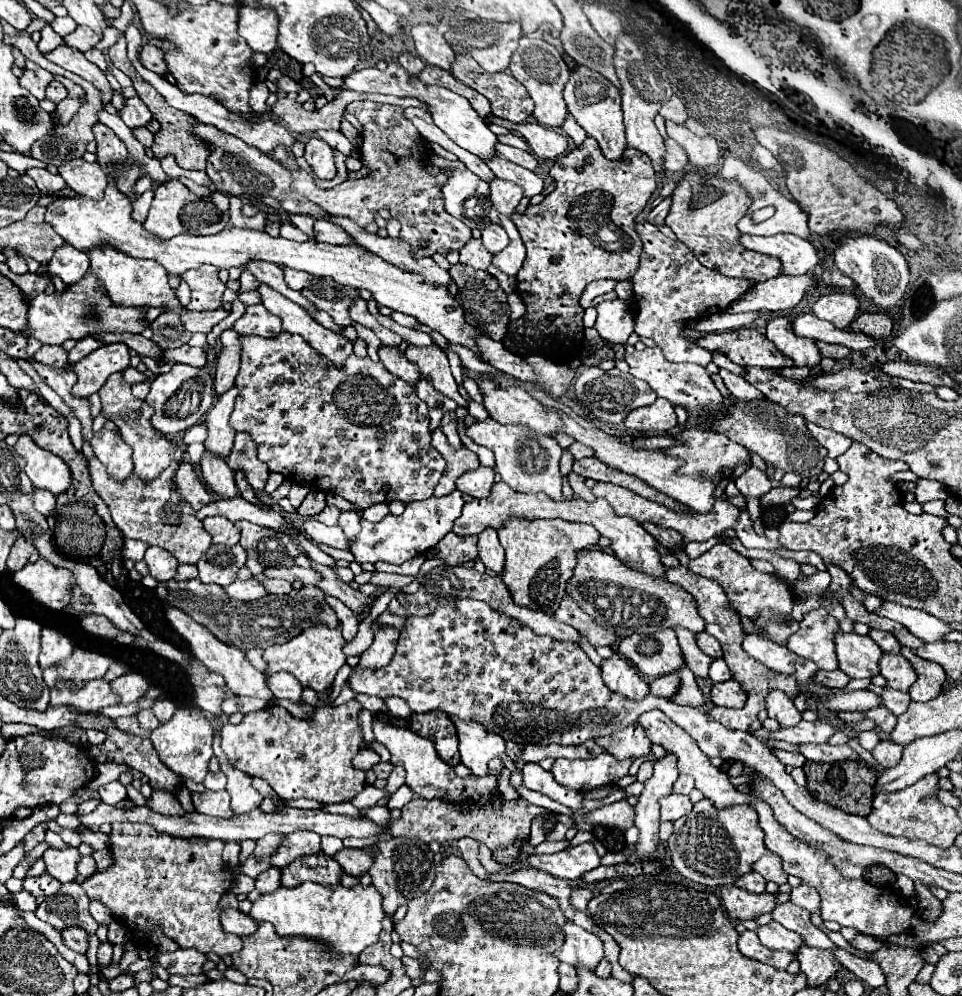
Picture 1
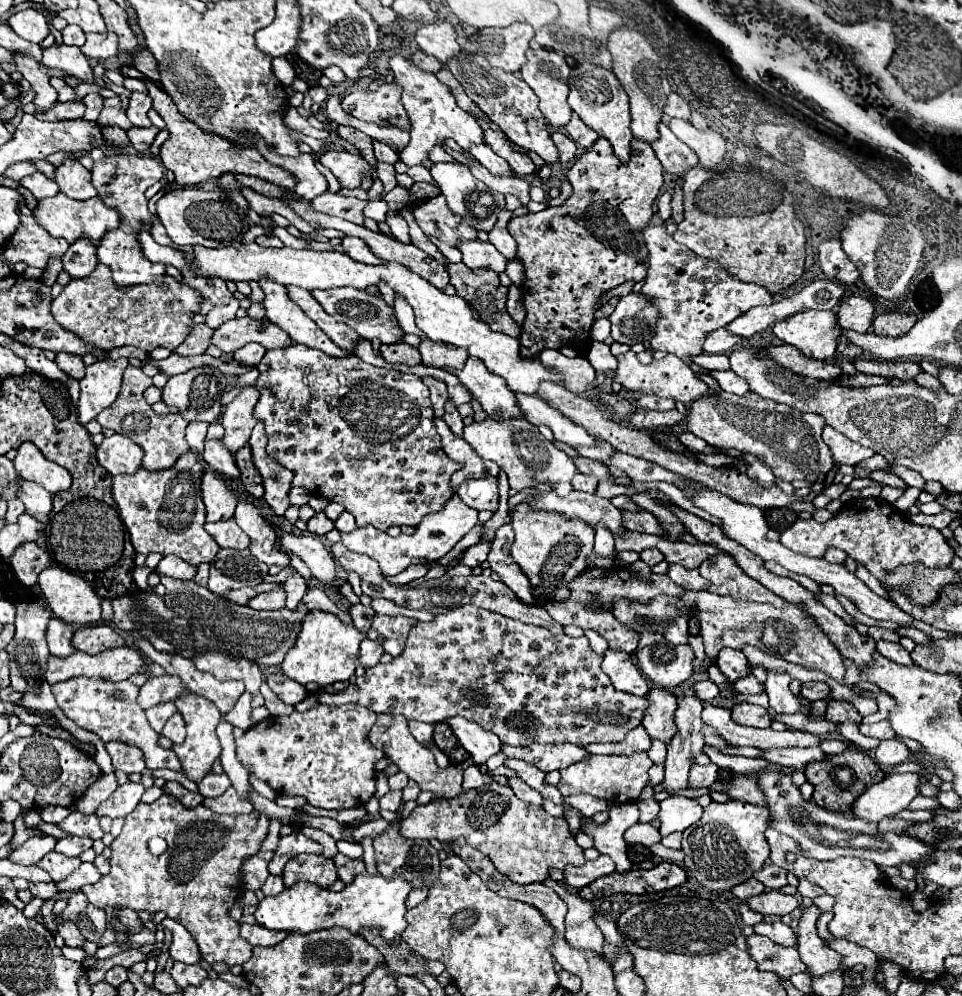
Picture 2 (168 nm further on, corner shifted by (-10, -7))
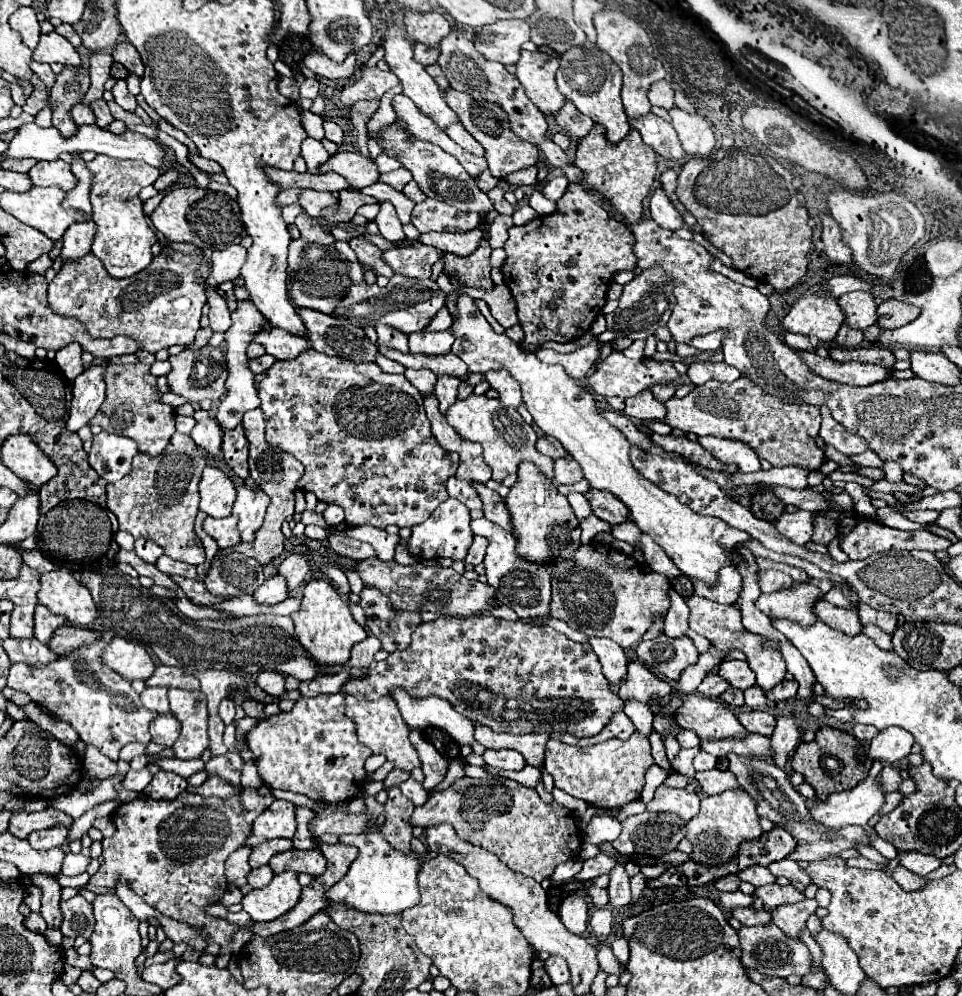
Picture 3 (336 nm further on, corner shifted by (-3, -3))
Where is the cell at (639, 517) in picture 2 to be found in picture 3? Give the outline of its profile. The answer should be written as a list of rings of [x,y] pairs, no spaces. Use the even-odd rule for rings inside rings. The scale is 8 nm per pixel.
[[[592,489],[586,493],[586,499],[590,501],[594,515],[612,525],[620,525],[630,519],[628,507],[624,507],[624,503],[620,503],[620,499],[616,499],[614,495],[608,495],[608,491]]]

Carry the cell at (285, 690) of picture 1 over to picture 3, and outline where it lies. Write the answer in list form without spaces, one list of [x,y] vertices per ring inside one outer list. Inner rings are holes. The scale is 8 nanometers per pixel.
[[[260,671],[256,677],[256,683],[272,697],[280,697],[286,691],[284,675],[276,673],[276,671]]]

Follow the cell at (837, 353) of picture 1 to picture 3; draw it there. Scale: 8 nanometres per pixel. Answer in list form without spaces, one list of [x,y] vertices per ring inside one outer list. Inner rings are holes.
[[[842,325],[840,331],[838,331],[838,335],[836,335],[838,347],[846,347],[846,349],[858,347],[862,341],[864,341],[864,333],[856,331],[856,329],[850,329],[848,325]]]

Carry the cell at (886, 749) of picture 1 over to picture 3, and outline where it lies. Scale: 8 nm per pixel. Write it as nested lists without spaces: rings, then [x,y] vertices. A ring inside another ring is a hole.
[[[890,727],[880,731],[868,749],[870,759],[874,761],[882,761],[882,763],[896,763],[904,757],[910,755],[910,749],[914,745],[914,737],[900,729],[900,727]]]

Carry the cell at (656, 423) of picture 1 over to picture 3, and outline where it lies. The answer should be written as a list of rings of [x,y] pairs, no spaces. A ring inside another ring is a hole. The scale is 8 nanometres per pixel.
[[[644,391],[644,395],[636,395],[632,399],[626,399],[624,413],[632,419],[654,421],[654,419],[666,417],[666,407],[658,399],[654,399],[654,395],[650,391]]]

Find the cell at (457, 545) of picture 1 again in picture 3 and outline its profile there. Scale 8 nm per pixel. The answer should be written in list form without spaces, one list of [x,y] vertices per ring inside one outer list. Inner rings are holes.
[[[474,537],[474,541],[472,541],[470,549],[468,549],[468,555],[466,555],[464,563],[470,563],[470,565],[482,563],[484,553],[486,553],[486,545],[488,545],[488,541],[484,537]]]

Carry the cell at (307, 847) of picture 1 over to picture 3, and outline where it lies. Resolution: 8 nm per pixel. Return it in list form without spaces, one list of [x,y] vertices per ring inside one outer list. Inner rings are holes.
[[[270,839],[270,841],[264,841],[260,845],[256,845],[252,849],[252,855],[250,855],[250,865],[252,867],[262,867],[262,865],[268,865],[268,861],[272,859],[272,855],[276,853],[282,853],[282,851],[288,851],[292,849],[292,839]]]

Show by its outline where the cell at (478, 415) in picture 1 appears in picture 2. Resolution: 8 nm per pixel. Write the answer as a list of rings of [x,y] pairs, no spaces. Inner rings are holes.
[[[395,293],[394,311],[399,325],[401,325],[402,330],[406,334],[415,334],[419,336],[422,341],[424,341],[427,338],[427,336],[419,328],[417,328],[415,324],[414,311],[412,307],[407,304],[408,303],[405,301],[403,297]]]

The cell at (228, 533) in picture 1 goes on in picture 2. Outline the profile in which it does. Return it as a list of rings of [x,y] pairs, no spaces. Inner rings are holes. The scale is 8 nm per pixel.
[[[229,519],[229,521],[219,521],[219,523],[205,523],[205,529],[209,531],[209,535],[219,543],[219,547],[227,547],[227,549],[247,549],[249,547],[249,539],[247,535],[239,529],[239,525]]]

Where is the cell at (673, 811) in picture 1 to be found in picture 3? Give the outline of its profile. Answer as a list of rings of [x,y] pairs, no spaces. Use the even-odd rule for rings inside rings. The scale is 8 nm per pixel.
[[[660,785],[654,799],[646,805],[652,813],[676,813],[682,821],[690,821],[700,807],[700,795],[688,793],[686,789],[670,789]]]

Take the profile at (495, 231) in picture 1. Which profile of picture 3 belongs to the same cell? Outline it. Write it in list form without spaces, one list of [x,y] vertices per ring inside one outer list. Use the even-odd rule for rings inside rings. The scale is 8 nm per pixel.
[[[498,215],[494,221],[492,221],[492,225],[490,225],[490,229],[488,229],[488,241],[490,241],[490,247],[492,249],[498,249],[498,247],[504,247],[504,243],[506,243],[506,239],[508,239],[508,227],[512,227],[514,223],[512,223],[512,217],[508,217],[508,215]]]

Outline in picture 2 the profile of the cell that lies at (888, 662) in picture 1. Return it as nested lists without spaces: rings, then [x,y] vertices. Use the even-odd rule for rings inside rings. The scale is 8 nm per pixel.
[[[877,641],[877,651],[883,653],[887,659],[901,663],[901,665],[913,665],[909,651],[905,651],[899,643],[887,643],[887,641]]]

